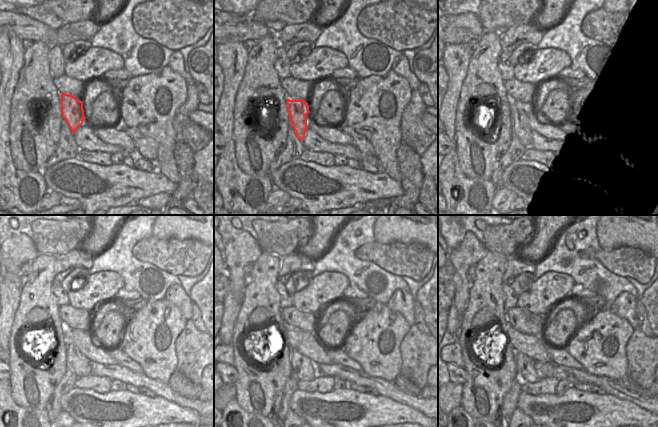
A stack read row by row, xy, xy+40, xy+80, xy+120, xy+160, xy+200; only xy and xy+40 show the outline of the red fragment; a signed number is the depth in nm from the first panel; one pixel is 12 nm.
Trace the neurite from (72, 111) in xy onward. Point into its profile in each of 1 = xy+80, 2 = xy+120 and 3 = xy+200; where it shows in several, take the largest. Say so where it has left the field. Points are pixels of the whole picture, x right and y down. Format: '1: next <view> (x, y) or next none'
1: next xy+80 (519, 111)
2: next xy+120 (76, 362)
3: next xy+200 (526, 370)

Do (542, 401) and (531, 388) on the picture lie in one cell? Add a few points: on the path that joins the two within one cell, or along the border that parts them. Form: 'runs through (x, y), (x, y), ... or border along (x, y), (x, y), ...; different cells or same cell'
border along (522, 390), (532, 395), (554, 394); different cells

